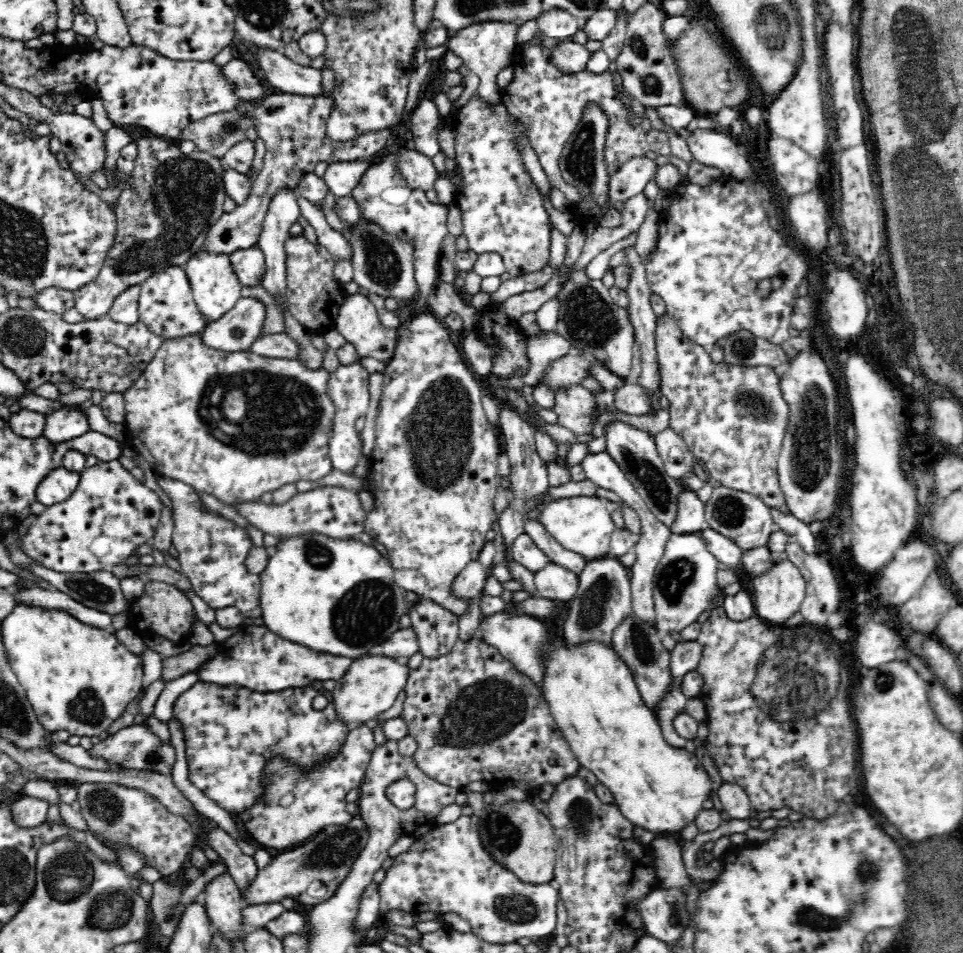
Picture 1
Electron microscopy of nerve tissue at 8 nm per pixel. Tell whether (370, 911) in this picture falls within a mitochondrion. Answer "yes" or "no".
no

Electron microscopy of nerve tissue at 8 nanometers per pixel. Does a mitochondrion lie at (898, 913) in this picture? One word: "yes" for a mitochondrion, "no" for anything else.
yes

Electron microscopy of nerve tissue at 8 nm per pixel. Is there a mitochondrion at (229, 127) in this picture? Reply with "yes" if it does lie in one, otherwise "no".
yes

